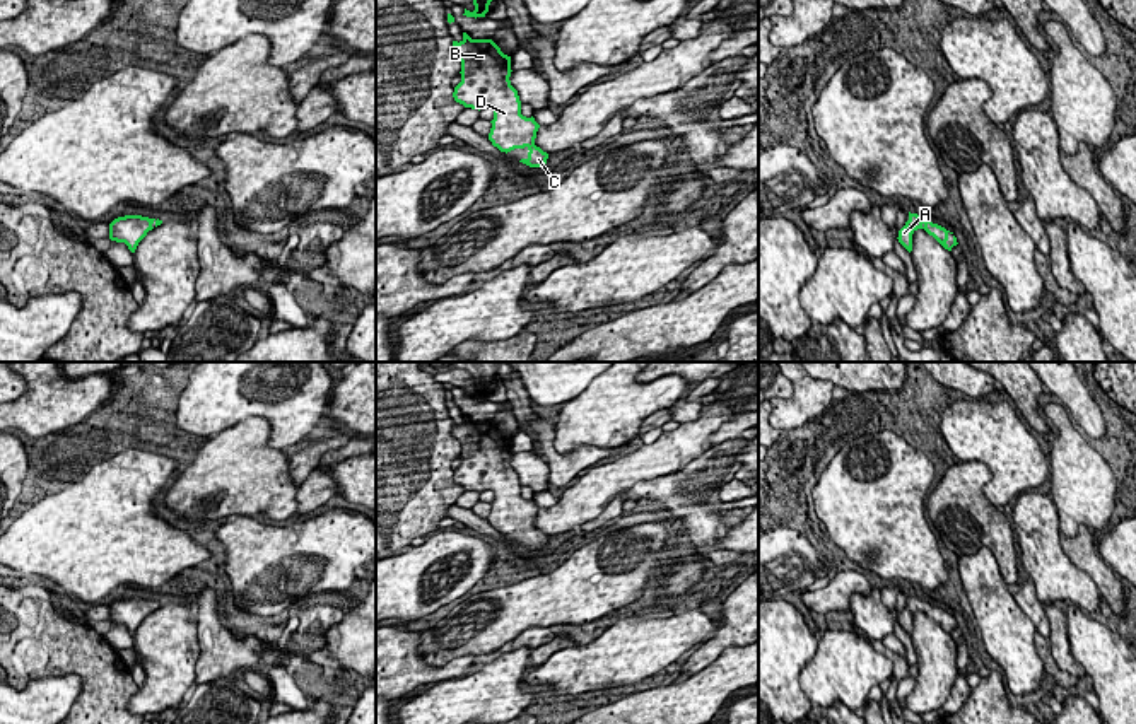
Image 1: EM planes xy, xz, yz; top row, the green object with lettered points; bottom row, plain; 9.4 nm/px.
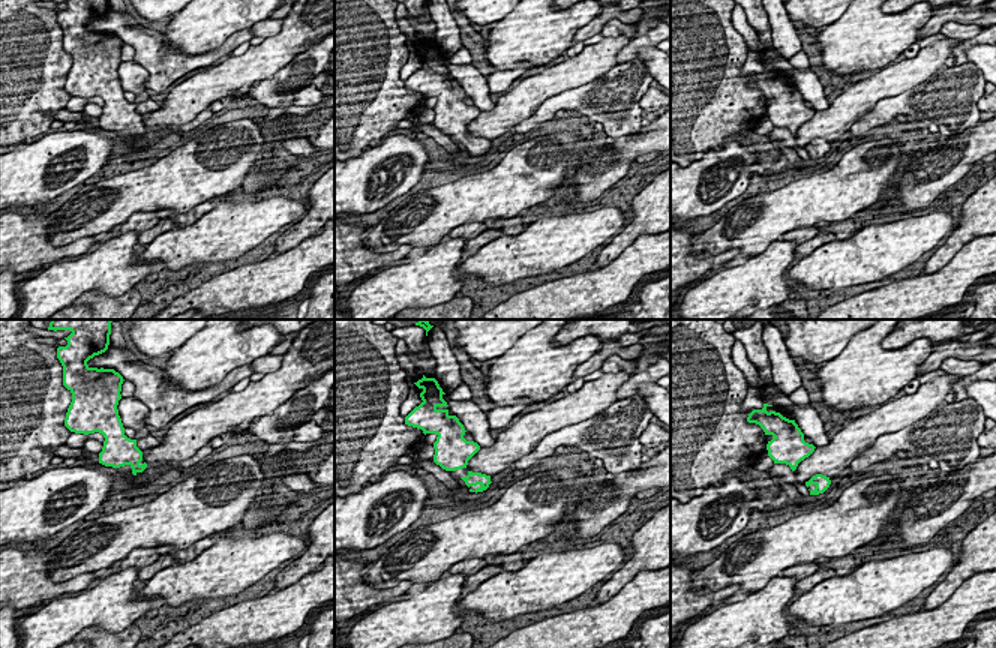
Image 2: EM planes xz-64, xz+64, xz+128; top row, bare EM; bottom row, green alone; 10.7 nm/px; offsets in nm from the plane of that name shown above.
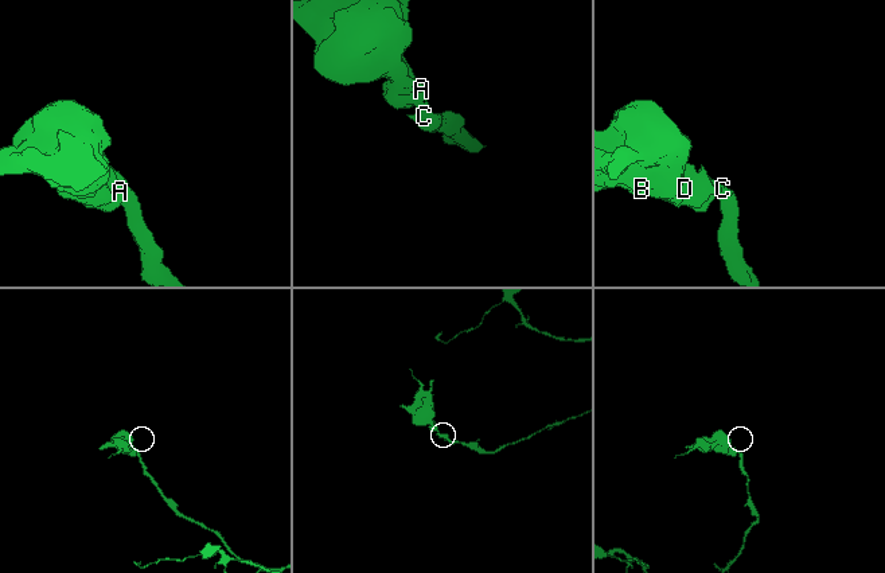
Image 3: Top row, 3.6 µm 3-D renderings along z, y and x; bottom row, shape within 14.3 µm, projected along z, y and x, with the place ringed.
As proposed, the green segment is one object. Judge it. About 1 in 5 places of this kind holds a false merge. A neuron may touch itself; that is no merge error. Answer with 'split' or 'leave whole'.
leave whole

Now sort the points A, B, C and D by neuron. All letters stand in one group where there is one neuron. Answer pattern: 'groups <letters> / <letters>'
groups A B C D

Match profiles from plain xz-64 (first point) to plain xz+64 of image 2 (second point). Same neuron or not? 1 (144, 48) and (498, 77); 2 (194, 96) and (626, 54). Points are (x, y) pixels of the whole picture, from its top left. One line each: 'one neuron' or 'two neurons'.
1: one neuron
2: two neurons

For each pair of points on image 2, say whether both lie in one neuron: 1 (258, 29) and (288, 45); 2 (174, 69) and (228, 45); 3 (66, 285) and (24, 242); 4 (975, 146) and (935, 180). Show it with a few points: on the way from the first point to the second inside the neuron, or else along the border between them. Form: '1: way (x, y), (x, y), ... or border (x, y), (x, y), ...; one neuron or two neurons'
1: border (284, 20), (279, 30), (264, 39); two neurons
2: way (188, 62), (206, 60), (215, 54); one neuron
3: border (56, 261), (53, 264); two neurons
4: way (965, 149), (944, 170); one neuron

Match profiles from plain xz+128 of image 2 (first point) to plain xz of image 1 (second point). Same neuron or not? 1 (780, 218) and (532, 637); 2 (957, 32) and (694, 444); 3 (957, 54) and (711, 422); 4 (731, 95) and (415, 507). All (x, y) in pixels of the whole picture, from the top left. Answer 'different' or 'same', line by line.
1: different
2: different
3: different
4: same

